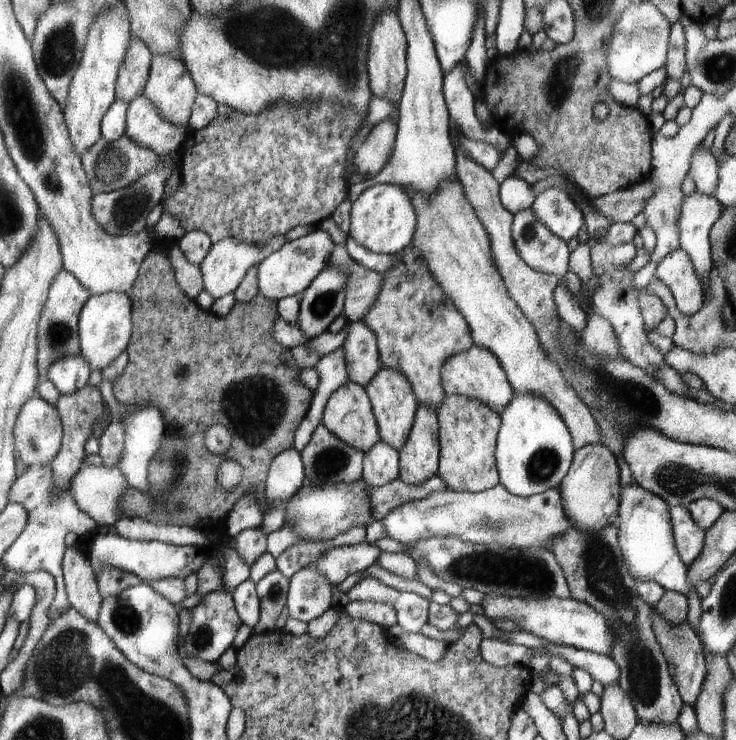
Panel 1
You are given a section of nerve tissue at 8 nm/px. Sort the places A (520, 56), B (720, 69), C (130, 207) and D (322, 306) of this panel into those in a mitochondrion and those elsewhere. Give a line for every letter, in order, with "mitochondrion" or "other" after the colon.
A: other
B: mitochondrion
C: mitochondrion
D: mitochondrion

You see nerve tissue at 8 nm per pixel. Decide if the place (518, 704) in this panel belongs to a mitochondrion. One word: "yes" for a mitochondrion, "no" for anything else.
no

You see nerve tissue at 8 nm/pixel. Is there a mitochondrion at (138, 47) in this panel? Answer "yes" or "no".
no

